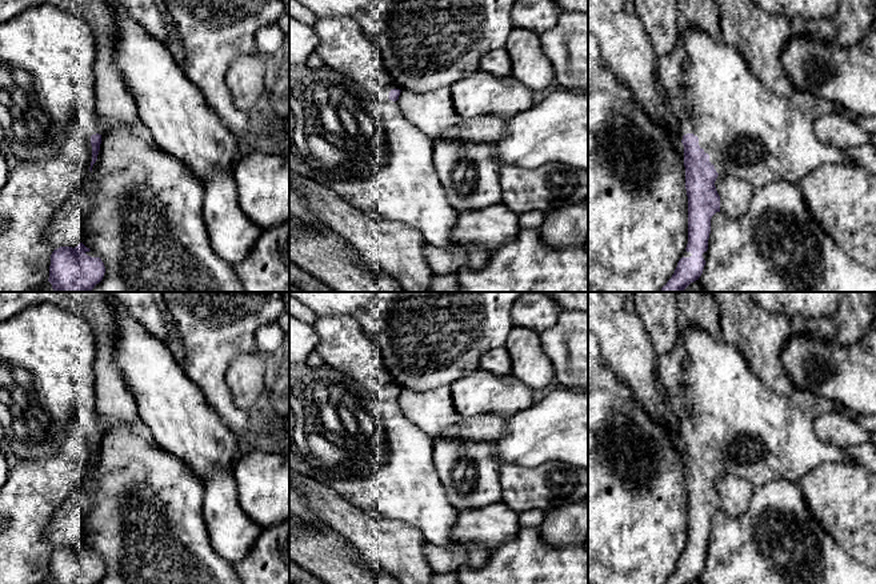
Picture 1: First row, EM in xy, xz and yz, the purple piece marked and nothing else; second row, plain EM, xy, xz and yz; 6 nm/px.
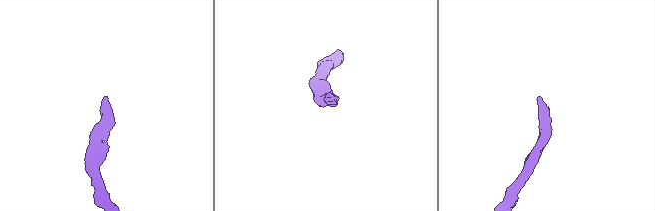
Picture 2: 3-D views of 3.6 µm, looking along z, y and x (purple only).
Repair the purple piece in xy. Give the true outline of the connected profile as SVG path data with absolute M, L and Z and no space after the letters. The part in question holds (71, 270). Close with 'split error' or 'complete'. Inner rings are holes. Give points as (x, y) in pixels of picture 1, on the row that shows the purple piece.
M83 243L77 247L60 247L51 255L49 279L53 292L91 292L99 284L105 273L104 263L100 257L91 257L87 253L91 249Z; complete

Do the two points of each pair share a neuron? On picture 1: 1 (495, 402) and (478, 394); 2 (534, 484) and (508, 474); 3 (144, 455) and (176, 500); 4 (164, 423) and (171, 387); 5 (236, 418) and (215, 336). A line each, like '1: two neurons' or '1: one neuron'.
1: one neuron
2: one neuron
3: one neuron
4: one neuron
5: one neuron

